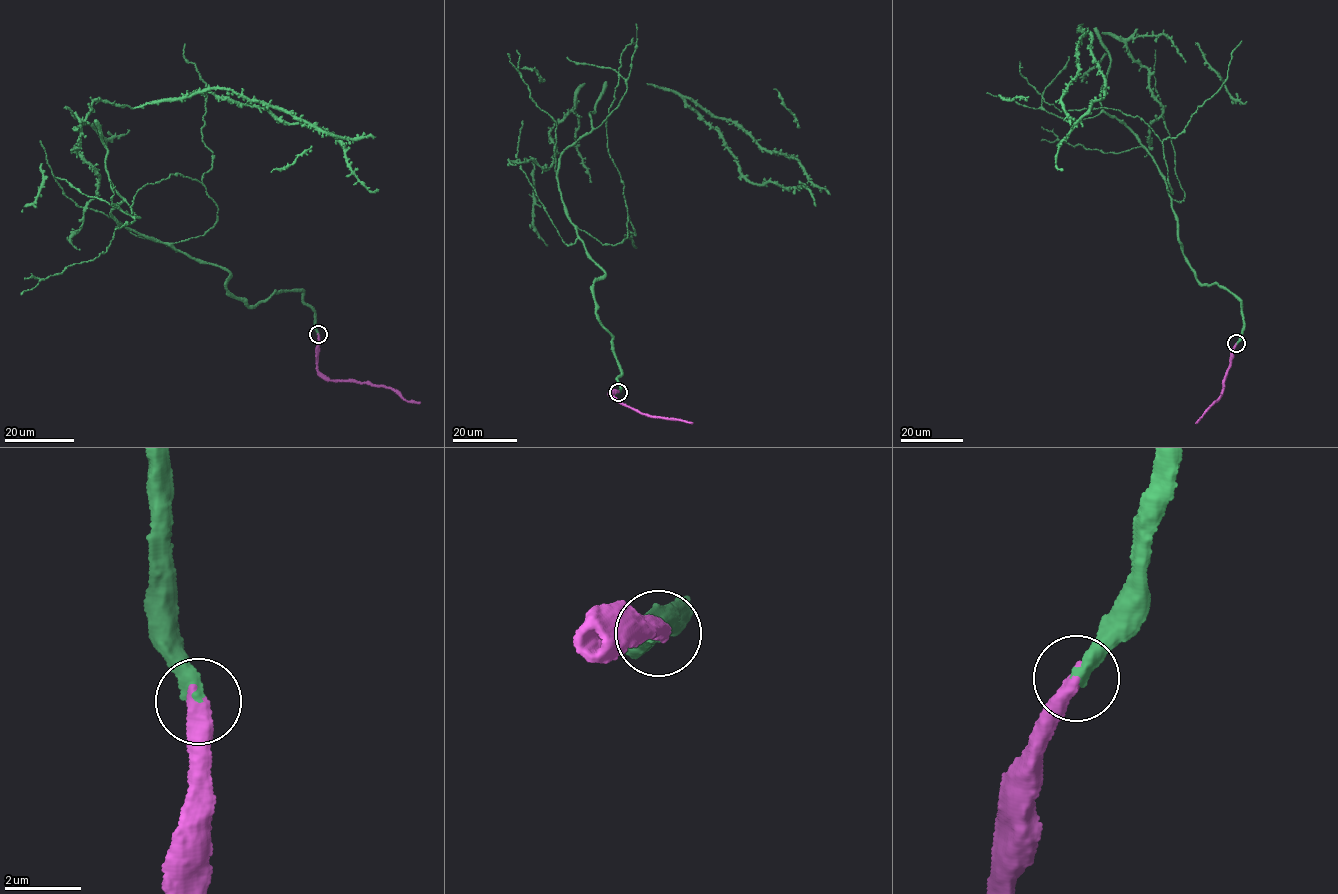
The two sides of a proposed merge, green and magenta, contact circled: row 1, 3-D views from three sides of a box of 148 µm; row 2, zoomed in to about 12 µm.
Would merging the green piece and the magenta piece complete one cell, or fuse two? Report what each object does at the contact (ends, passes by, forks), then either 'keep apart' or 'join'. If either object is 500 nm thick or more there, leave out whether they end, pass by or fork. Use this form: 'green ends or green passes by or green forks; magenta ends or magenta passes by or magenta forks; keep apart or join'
green ends; magenta ends; join

